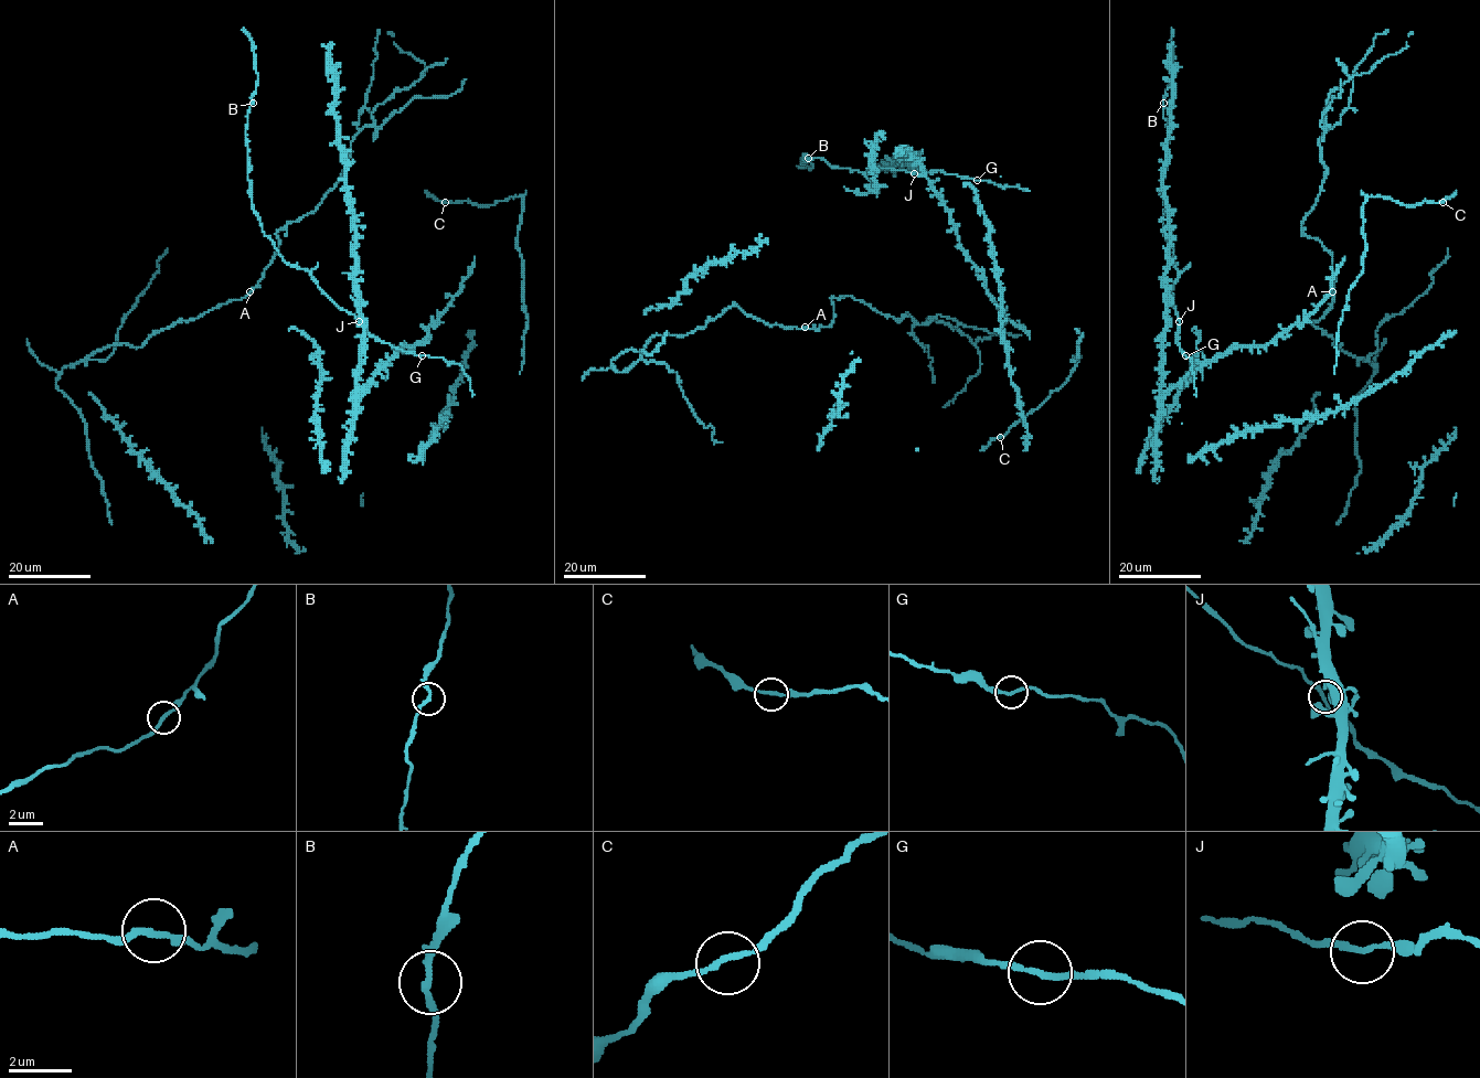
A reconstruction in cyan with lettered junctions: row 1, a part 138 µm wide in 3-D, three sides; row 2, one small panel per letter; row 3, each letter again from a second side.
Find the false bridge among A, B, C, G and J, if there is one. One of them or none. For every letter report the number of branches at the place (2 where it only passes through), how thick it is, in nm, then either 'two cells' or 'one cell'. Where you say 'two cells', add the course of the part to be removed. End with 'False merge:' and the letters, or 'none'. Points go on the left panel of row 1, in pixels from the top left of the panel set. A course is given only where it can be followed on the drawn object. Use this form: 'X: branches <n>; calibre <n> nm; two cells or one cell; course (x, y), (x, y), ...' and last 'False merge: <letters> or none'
A: branches 2; calibre 180 nm; one cell
B: branches 2; calibre 180 nm; one cell
C: branches 2; calibre 170 nm; one cell
G: branches 2; calibre 180 nm; one cell
J: branches 2; calibre 180 nm; one cell
False merge: none

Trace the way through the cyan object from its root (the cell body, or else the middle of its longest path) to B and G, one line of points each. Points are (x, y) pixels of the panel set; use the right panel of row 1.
B: (1167, 327), (1178, 321), (1172, 290), (1179, 273), (1162, 228), (1161, 181), (1168, 140), (1163, 103)
G: (1167, 327), (1172, 322), (1179, 322), (1175, 342), (1185, 355)

